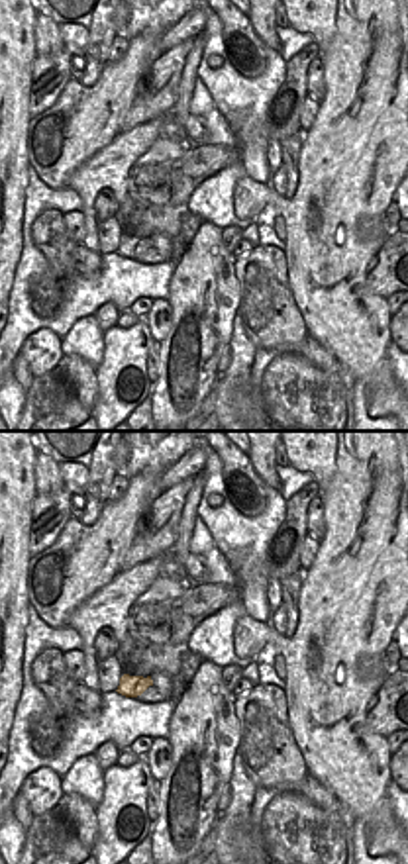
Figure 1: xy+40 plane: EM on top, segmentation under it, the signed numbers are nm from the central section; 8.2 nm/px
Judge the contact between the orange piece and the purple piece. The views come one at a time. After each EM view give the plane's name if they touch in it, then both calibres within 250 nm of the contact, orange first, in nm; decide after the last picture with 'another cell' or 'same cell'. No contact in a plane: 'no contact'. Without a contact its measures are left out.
no contact

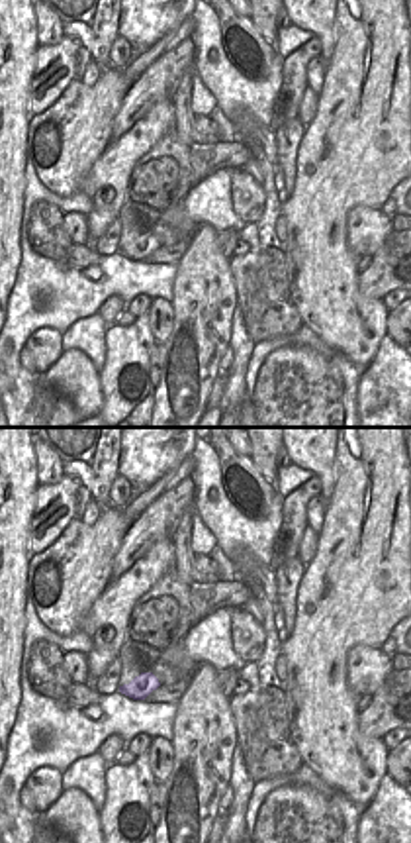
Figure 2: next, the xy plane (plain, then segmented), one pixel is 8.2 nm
no contact

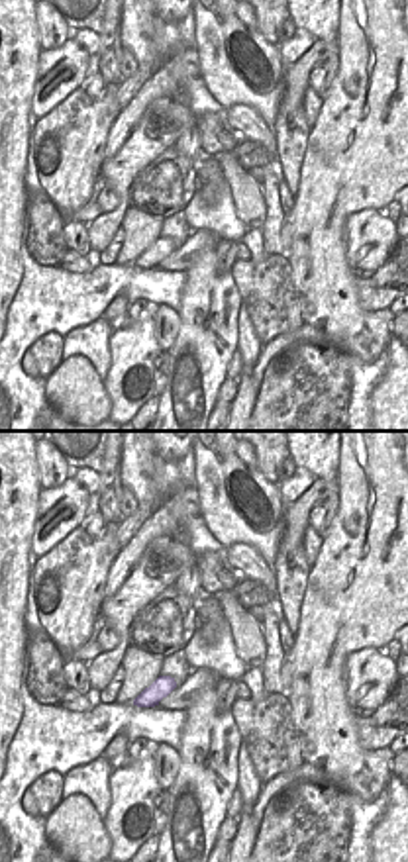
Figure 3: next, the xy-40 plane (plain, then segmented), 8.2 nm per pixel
no contact

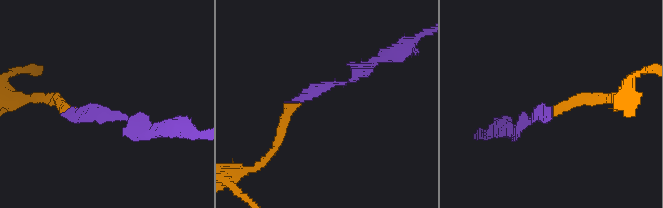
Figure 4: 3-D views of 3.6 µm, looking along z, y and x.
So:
same cell

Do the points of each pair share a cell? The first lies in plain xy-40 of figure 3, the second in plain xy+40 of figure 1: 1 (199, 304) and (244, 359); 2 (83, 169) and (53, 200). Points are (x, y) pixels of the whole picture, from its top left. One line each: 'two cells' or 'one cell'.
1: two cells
2: two cells

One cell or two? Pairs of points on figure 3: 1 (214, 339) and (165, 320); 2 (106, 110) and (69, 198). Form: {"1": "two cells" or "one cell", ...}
{"1": "two cells", "2": "one cell"}

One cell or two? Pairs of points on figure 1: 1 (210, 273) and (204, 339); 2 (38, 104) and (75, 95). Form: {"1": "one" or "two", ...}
{"1": "one", "2": "two"}

